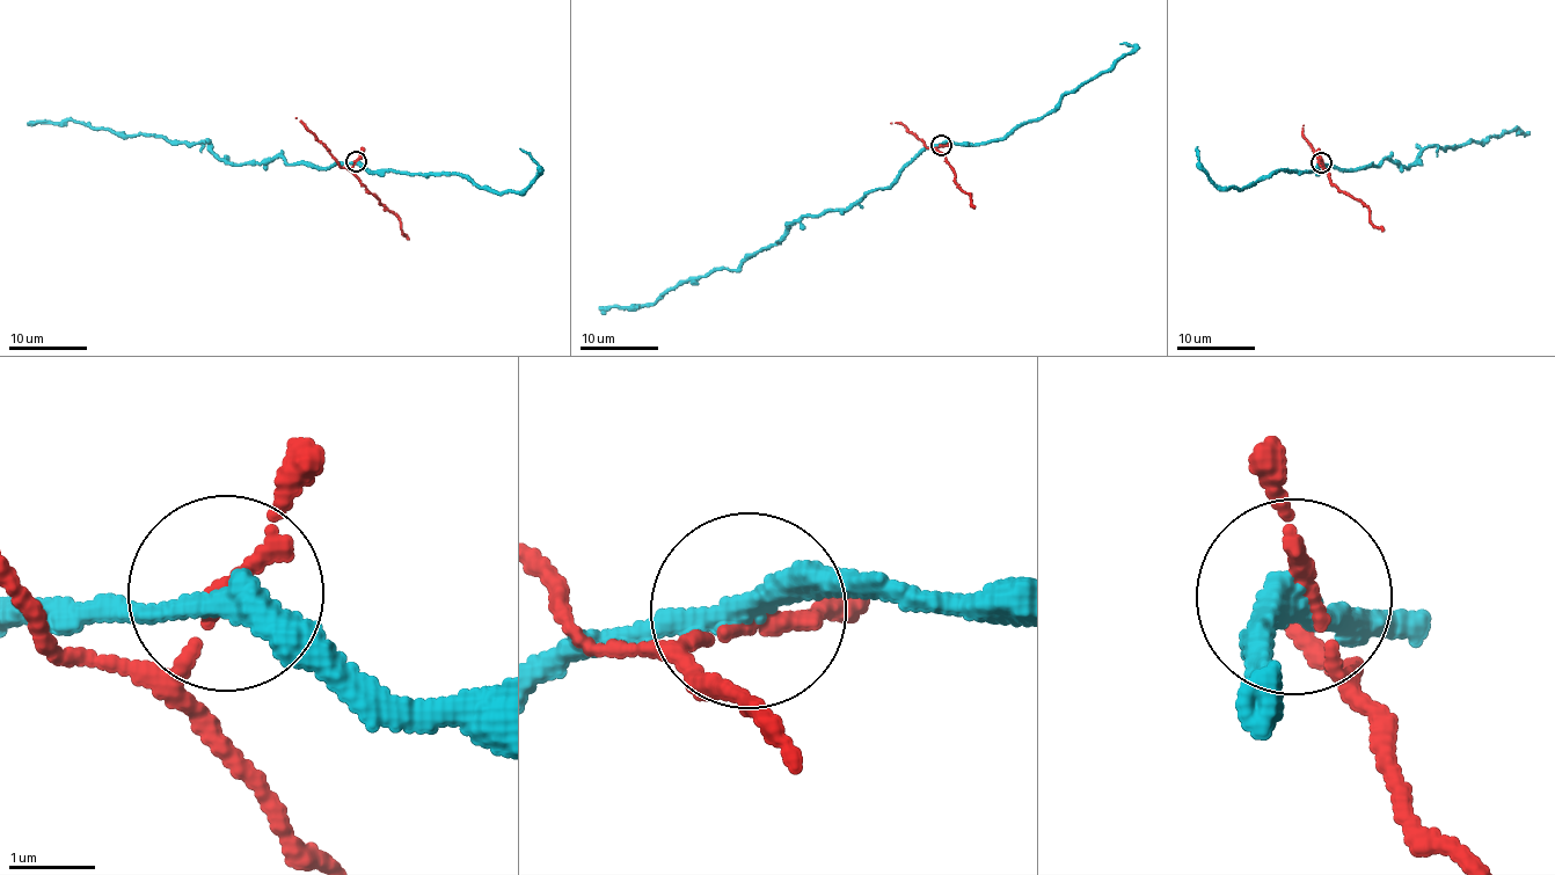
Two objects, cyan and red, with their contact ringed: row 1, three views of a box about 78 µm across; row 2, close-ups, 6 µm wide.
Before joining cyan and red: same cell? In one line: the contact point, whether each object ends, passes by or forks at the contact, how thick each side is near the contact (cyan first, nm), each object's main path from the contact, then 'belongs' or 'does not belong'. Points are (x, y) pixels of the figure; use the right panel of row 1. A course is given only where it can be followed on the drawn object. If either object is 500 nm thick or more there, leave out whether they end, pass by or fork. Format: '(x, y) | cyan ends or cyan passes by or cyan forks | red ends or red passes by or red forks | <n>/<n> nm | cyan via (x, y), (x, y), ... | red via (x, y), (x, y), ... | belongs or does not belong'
(1321, 162) | cyan passes by | red passes by | 300/160 nm | cyan via (1320, 163), (1349, 169), (1384, 159), (1408, 169), (1426, 147), (1458, 148), (1515, 129), (1525, 136) | red via (1320, 163), (1331, 182), (1358, 198), (1370, 212), (1370, 220), (1384, 230) | does not belong

